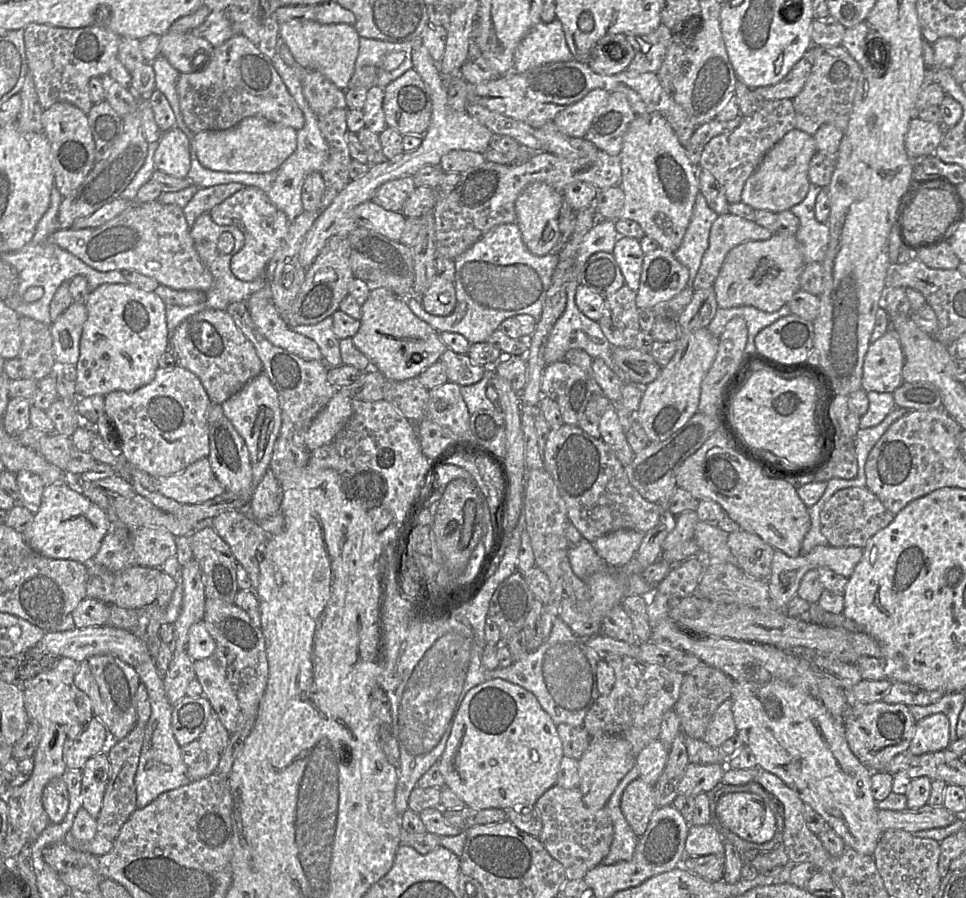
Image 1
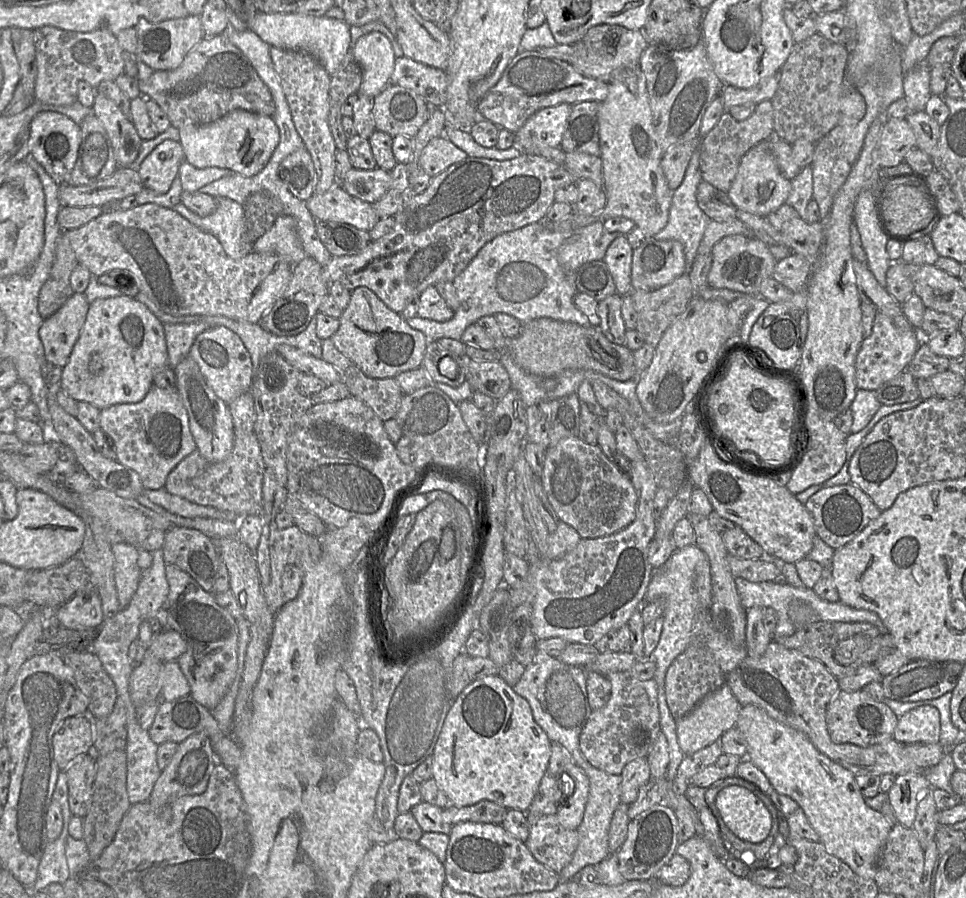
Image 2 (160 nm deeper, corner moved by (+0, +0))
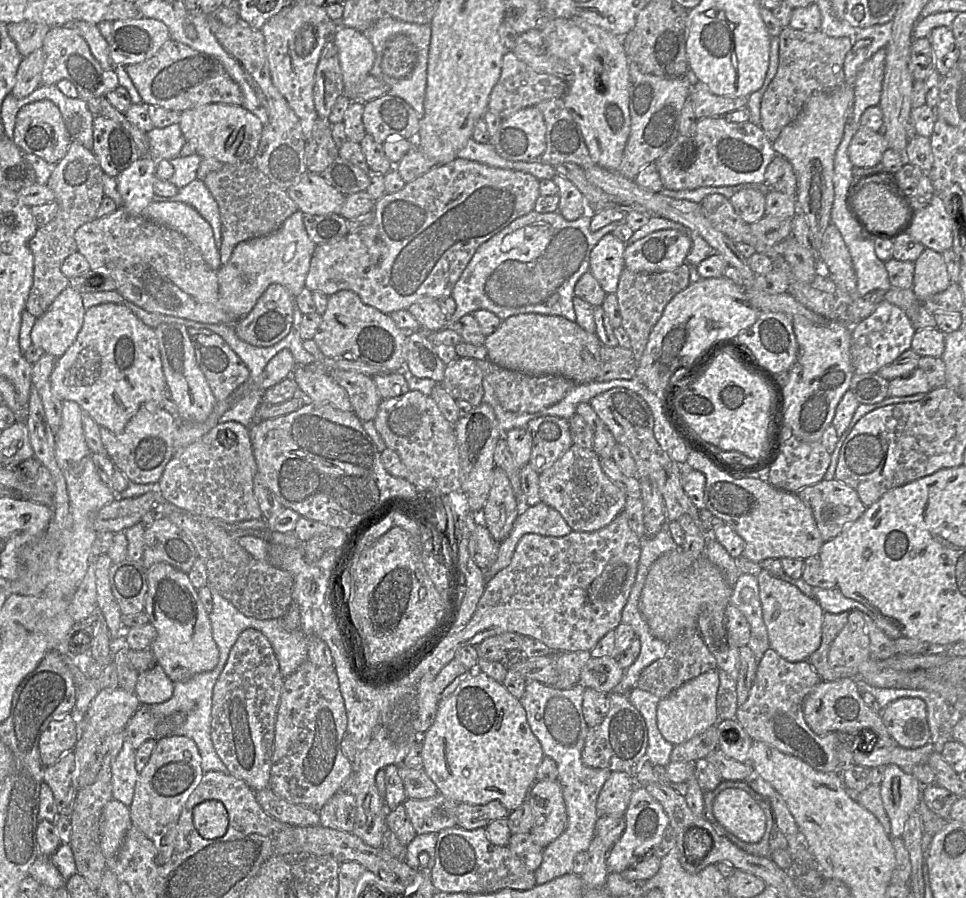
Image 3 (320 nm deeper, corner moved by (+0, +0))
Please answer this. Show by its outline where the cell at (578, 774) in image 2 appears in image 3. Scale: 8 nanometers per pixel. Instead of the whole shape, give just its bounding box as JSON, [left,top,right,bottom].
[526,780,567,848]

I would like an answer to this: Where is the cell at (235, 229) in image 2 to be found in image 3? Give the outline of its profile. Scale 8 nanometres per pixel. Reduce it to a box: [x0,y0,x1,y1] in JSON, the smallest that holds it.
[152,180,221,249]

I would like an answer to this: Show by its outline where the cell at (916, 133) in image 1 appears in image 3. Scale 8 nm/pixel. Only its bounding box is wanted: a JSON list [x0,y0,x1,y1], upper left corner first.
[848,127,887,168]

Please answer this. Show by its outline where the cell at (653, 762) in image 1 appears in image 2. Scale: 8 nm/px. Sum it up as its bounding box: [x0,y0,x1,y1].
[620,757,651,805]

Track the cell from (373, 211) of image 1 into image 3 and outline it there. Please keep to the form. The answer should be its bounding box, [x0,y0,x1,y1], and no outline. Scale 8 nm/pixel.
[285,172,345,215]

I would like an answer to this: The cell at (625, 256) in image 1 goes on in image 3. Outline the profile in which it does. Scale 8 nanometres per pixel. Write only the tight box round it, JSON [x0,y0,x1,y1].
[589,233,626,294]

